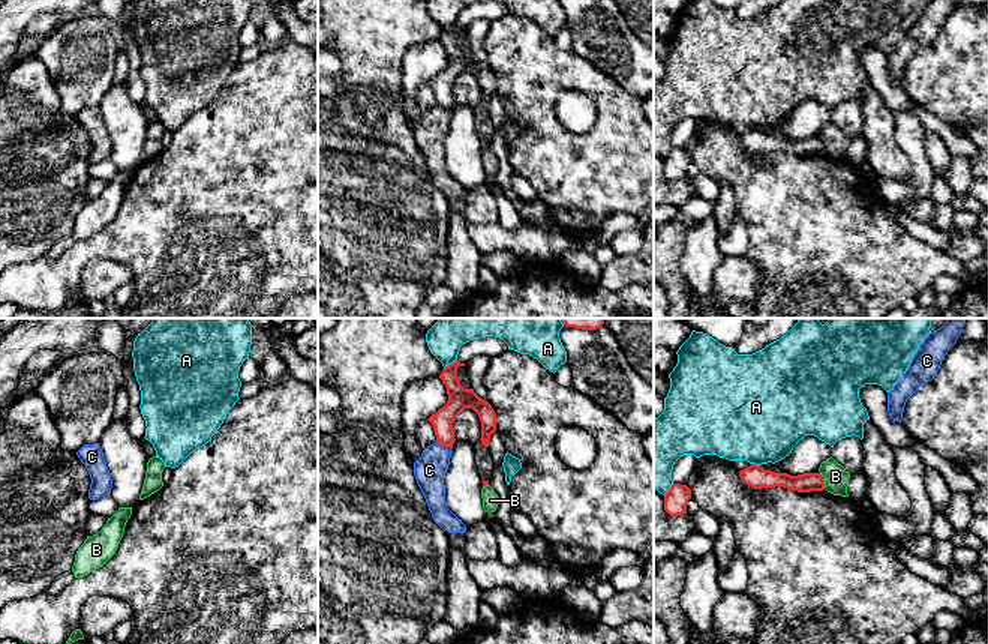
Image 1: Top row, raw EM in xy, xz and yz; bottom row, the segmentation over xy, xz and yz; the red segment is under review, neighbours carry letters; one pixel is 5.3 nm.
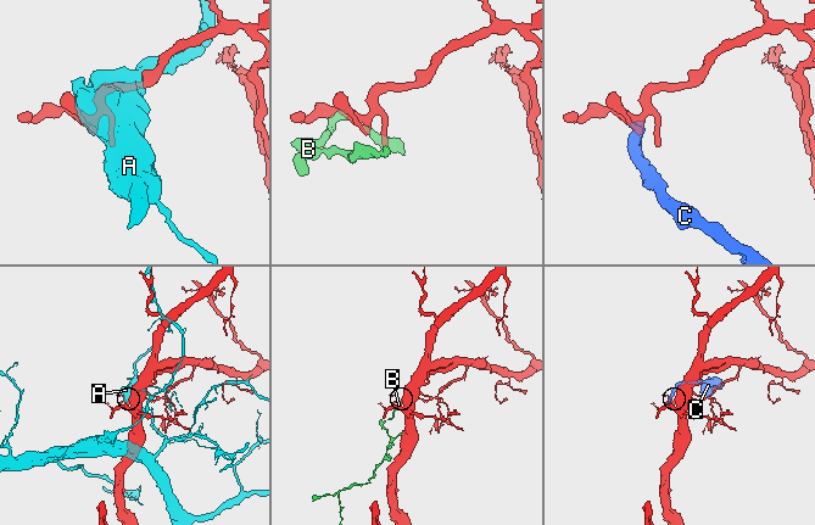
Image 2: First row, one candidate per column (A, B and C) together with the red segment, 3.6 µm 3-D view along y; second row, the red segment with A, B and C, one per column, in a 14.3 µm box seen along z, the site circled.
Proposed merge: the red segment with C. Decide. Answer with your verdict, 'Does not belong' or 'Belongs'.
Does not belong

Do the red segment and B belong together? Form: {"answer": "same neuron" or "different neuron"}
{"answer": "different neuron"}

